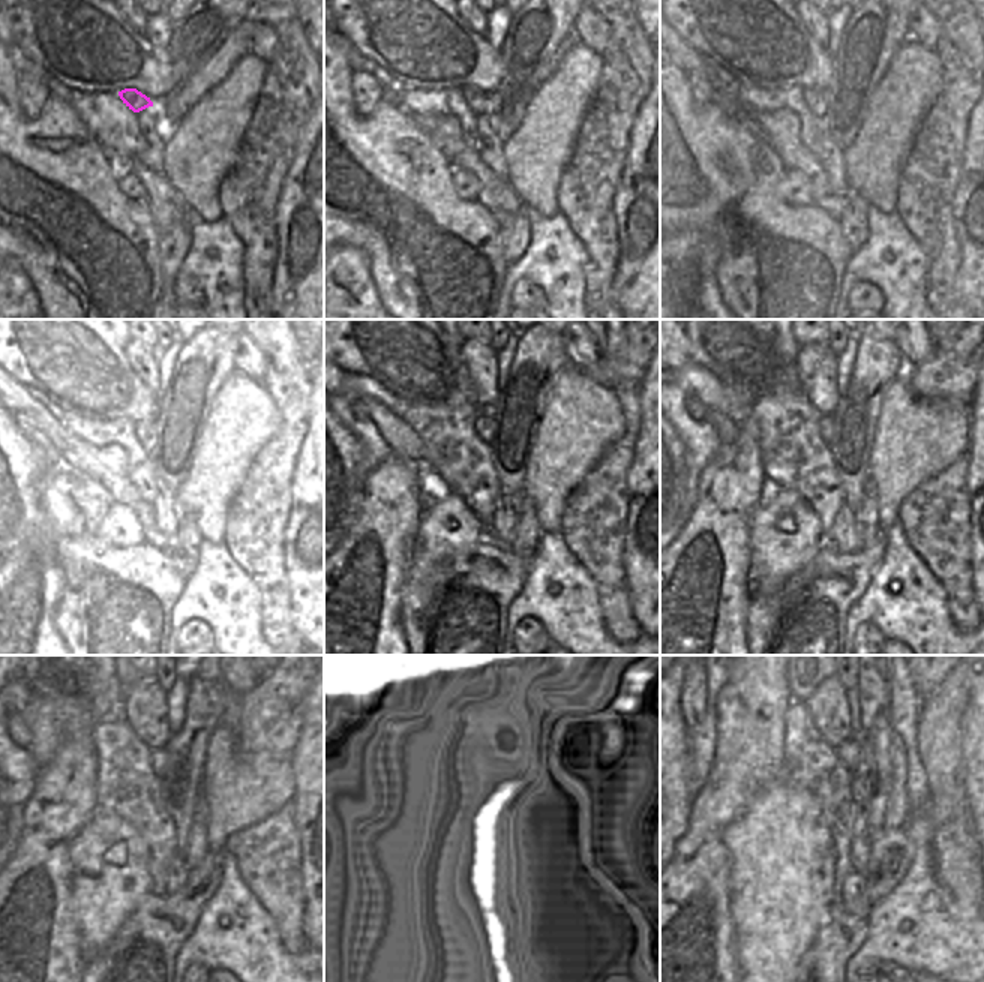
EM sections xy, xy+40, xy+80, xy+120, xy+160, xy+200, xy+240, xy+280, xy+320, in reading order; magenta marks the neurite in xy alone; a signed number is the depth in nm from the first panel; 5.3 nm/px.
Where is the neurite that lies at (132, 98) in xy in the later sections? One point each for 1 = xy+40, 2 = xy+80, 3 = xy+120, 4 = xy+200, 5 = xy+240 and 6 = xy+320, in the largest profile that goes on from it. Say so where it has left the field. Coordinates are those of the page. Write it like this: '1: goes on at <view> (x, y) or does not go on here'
1: goes on at xy+40 (477, 101)
2: goes on at xy+80 (815, 99)
3: goes on at xy+120 (146, 431)
4: goes on at xy+200 (825, 423)
5: goes on at xy+240 (158, 757)
6: goes on at xy+320 (849, 751)

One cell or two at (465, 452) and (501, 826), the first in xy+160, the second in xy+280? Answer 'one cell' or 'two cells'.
one cell

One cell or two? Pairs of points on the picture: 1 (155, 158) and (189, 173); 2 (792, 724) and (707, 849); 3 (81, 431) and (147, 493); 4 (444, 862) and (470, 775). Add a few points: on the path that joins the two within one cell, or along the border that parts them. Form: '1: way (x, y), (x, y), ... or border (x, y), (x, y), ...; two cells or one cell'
1: border (165, 143), (165, 158), (161, 171); two cells
2: border (791, 705), (783, 720), (782, 775); two cells
3: way (105, 434), (116, 434), (135, 453), (140, 470); one cell
4: border (438, 795), (450, 795), (459, 799), (485, 829); two cells

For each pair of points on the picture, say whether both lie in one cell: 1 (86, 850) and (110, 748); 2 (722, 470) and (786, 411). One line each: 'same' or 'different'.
1: different
2: different

